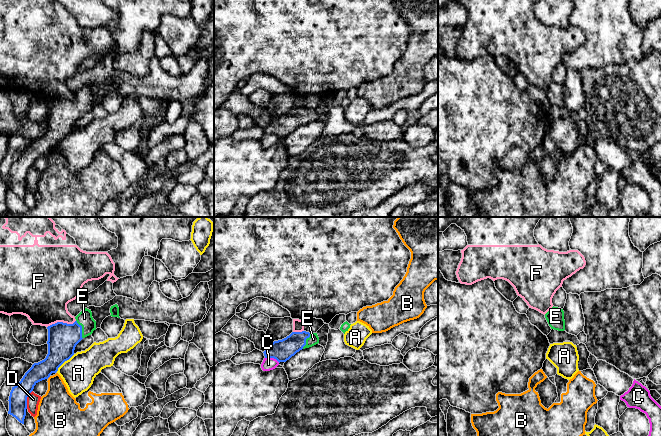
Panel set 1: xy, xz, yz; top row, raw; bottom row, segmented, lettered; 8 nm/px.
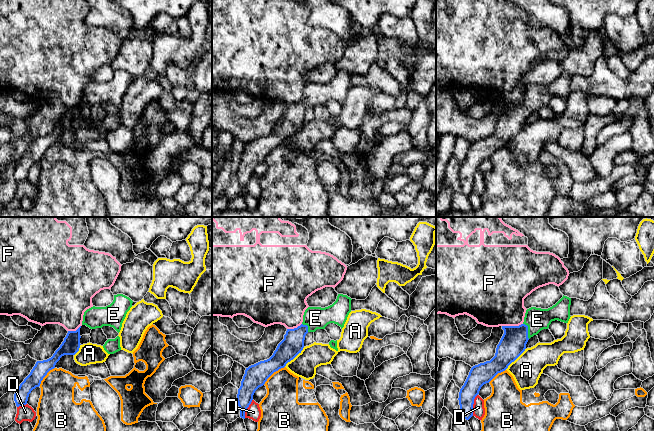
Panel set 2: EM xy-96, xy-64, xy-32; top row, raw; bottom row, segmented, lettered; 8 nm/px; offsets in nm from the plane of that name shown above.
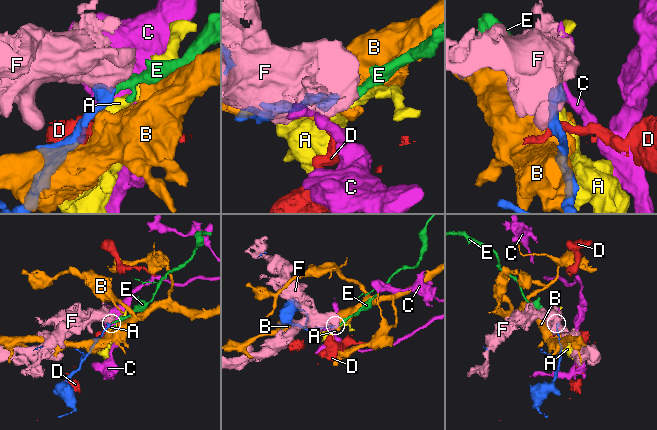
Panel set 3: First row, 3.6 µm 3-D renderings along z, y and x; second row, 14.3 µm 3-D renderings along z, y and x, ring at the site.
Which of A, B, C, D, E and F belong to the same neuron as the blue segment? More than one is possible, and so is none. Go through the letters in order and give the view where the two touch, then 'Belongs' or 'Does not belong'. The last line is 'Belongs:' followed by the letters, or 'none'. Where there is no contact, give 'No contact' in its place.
A: Touches blue in xy. Does not belong
B: Touches blue in xy. Does not belong
C: Touches blue in xz. Does not belong
D: Touches blue in xy. Does not belong
E: Touches blue in xy. Belongs
F: Touches blue in xy. Does not belong
Belongs: E

